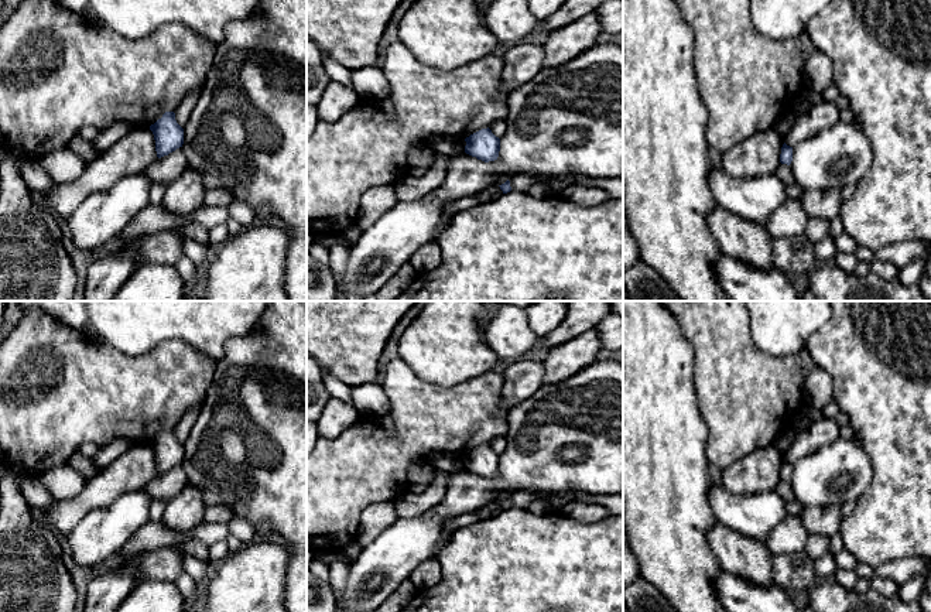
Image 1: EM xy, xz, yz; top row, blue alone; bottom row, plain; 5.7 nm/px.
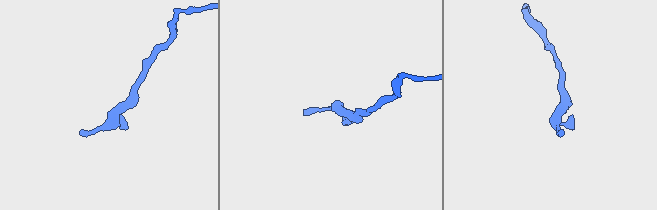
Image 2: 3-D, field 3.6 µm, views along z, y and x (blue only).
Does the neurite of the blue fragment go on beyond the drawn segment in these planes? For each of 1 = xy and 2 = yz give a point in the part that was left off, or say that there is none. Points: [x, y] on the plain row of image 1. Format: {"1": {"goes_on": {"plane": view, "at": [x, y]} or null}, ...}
{"1": {"goes_on": null}, "2": {"goes_on": null}}

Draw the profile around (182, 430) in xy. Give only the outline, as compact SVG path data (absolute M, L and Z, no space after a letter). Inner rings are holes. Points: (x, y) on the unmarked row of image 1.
M202 404L189 408L181 421L174 427L177 440L184 445L191 434L191 430L201 413Z

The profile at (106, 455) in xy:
M119 440L116 444L103 447L100 451L92 458L93 464L103 469L116 461L120 455L127 452L134 444Z

